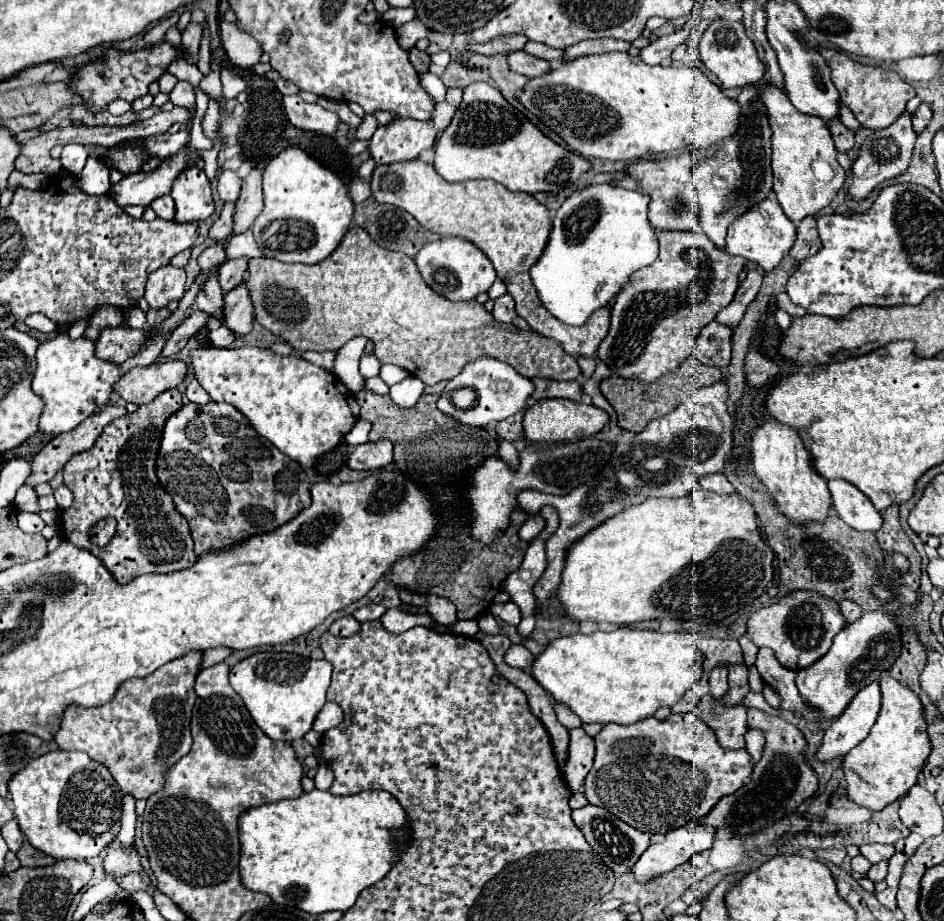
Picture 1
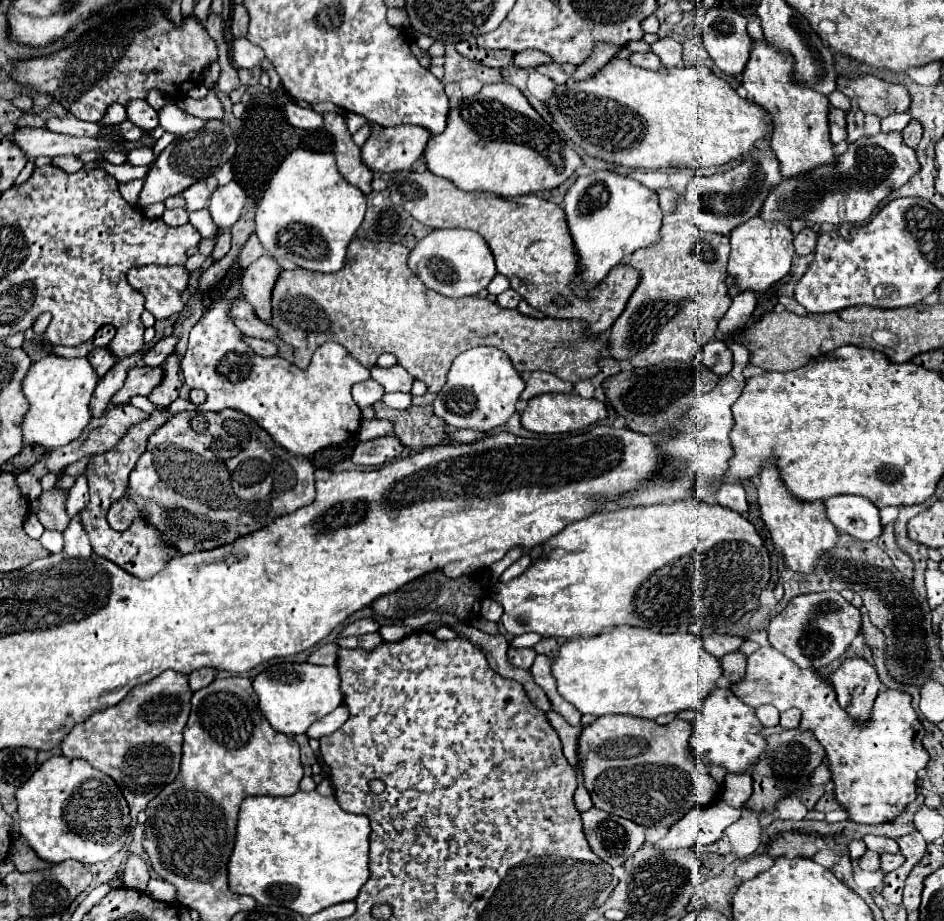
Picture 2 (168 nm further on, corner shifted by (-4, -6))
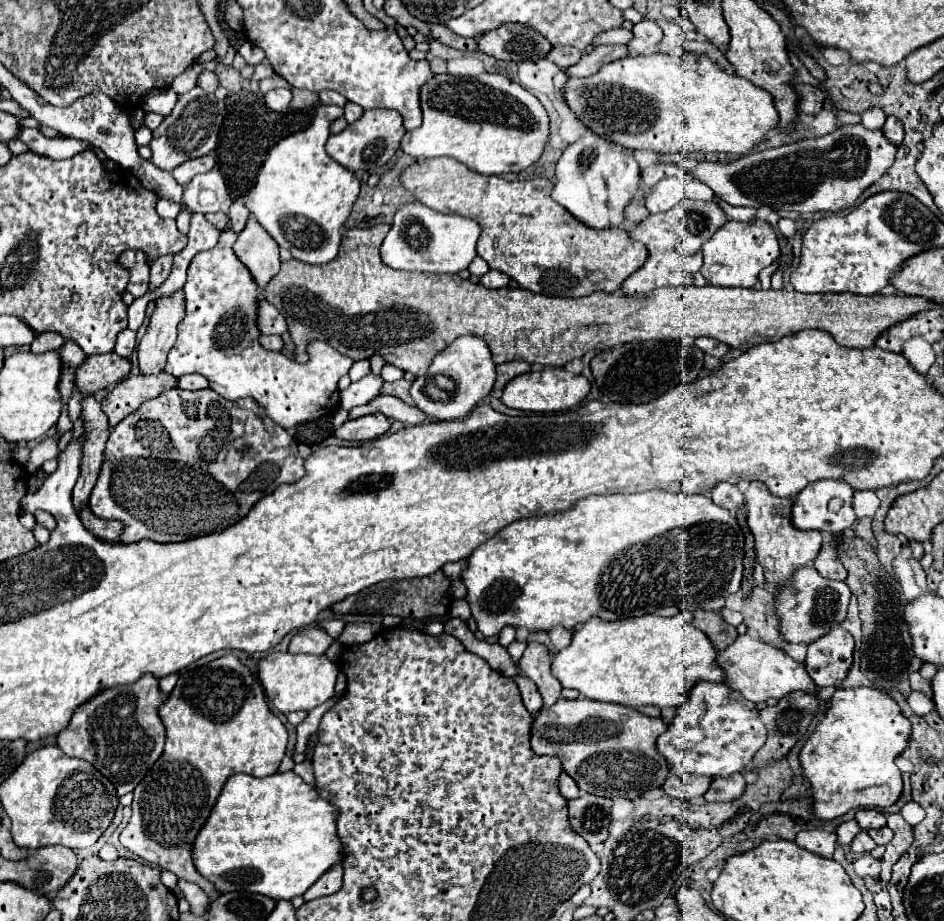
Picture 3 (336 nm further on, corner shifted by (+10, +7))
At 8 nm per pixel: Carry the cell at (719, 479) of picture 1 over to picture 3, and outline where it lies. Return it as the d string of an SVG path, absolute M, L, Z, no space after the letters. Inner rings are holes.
M720 482L712 490L712 500L714 500L714 504L718 504L720 508L726 508L730 512L738 512L744 506L744 494L738 490L738 486L726 484L726 482Z

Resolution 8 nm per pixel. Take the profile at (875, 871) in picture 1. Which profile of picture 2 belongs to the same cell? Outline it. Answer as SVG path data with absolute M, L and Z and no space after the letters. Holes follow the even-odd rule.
M896 853L896 855L882 855L880 857L880 869L884 873L890 873L890 871L898 869L902 863L904 863L904 857L900 853Z

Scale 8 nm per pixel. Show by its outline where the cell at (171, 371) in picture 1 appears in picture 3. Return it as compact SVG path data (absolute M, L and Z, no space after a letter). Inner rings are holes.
M118 354L88 356L82 366L76 370L76 390L82 394L94 394L104 390L130 372L130 360L118 358Z

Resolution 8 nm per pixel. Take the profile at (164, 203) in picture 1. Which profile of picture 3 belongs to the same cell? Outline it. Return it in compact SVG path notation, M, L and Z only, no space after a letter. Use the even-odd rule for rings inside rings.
M158 200L158 206L156 206L160 218L176 218L182 210L182 206L178 202L170 202L170 200Z

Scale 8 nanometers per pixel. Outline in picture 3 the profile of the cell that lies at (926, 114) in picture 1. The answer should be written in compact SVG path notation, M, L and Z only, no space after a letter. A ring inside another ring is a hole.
M886 118L886 124L882 126L882 134L894 144L894 146L900 146L902 144L902 138L904 138L904 130L902 130L902 122L894 120L894 118Z

